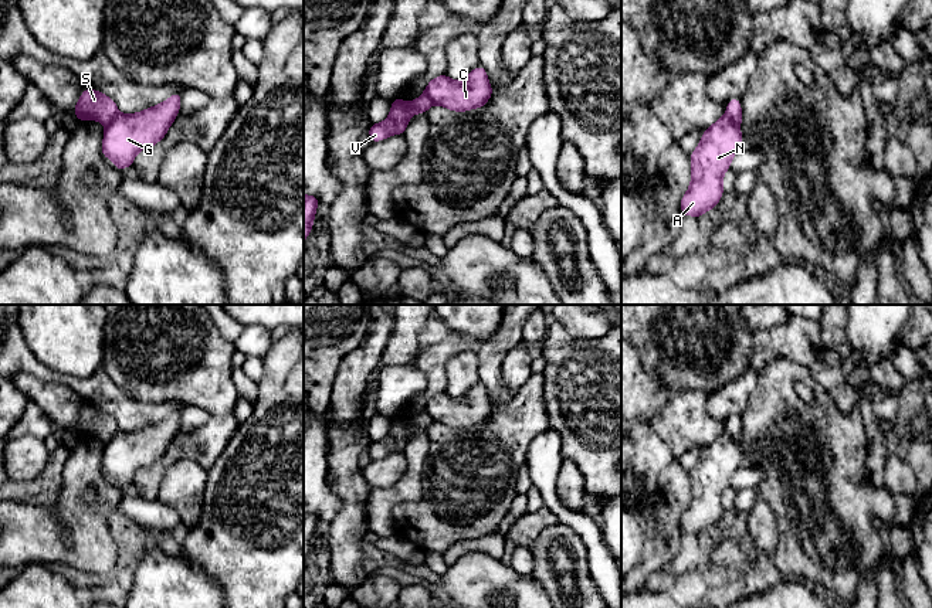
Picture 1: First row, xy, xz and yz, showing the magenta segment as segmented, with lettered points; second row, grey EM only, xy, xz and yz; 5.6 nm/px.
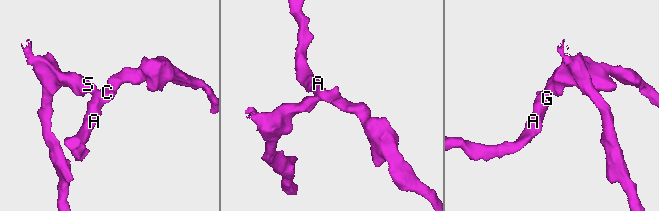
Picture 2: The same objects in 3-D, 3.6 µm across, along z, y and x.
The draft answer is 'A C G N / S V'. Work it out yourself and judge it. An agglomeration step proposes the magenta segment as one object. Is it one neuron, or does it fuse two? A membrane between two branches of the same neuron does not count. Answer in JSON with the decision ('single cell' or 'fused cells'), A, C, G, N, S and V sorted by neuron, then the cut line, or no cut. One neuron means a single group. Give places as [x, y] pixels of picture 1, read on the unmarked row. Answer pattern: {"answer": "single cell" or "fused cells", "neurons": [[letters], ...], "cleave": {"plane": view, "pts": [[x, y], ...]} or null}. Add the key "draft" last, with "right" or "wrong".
{"answer": "fused cells", "neurons": [["A", "C", "G", "N"], ["S", "V"]], "cleave": {"plane": "xy", "pts": [[118, 428], [105, 444]]}, "draft": "right"}

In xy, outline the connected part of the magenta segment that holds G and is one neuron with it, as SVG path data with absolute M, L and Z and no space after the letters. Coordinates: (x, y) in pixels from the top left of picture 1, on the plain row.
M182 410L173 411L167 418L138 431L116 431L105 444L102 473L111 476L121 489L133 483L135 473L155 463L167 451L179 432Z

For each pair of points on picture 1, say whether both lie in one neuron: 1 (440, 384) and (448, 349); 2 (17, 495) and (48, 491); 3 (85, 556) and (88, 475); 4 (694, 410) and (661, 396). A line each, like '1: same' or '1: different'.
1: same
2: same
3: same
4: different

